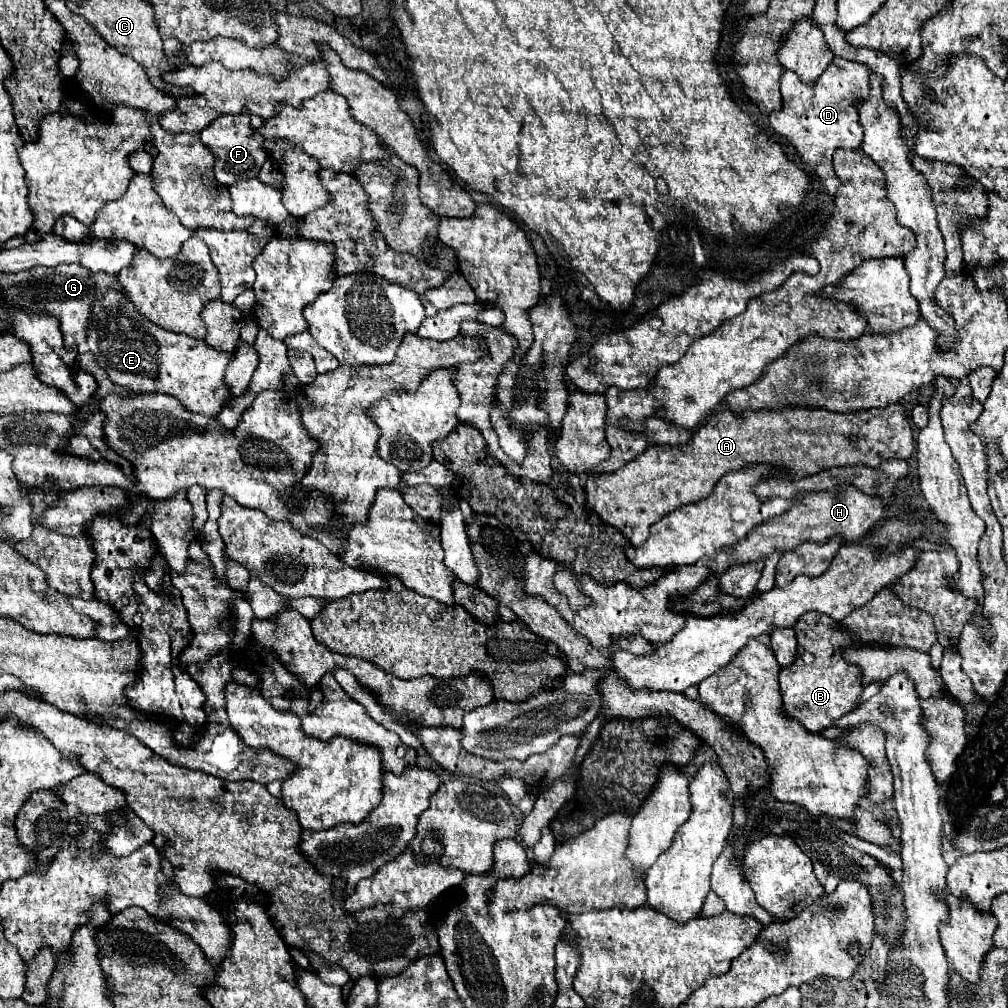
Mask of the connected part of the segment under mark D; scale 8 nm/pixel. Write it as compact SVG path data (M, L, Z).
M834 57L826 73L822 73L814 85L806 85L794 71L782 73L782 109L770 113L770 127L786 137L800 157L816 171L826 195L836 197L840 181L832 167L832 155L836 149L858 149L864 133L858 117L858 101L870 95L870 69L868 65Z

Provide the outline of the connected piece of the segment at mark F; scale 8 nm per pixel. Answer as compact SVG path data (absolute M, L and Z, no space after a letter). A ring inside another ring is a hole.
M242 111L238 115L226 115L226 117L218 117L214 123L210 123L202 133L202 143L210 147L210 151L216 157L214 163L214 175L218 179L218 183L230 187L232 183L236 183L238 179L250 179L256 177L262 163L266 161L266 151L262 149L262 141L256 137L254 129L250 127L250 115L248 111Z

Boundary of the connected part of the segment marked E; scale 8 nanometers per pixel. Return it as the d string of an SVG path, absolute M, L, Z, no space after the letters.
M110 289L98 303L94 303L92 323L88 329L88 347L98 365L116 385L136 393L174 395L192 413L216 417L230 395L226 391L228 385L224 383L224 371L234 359L234 351L218 351L206 341L198 341L154 325L134 309L124 293Z

